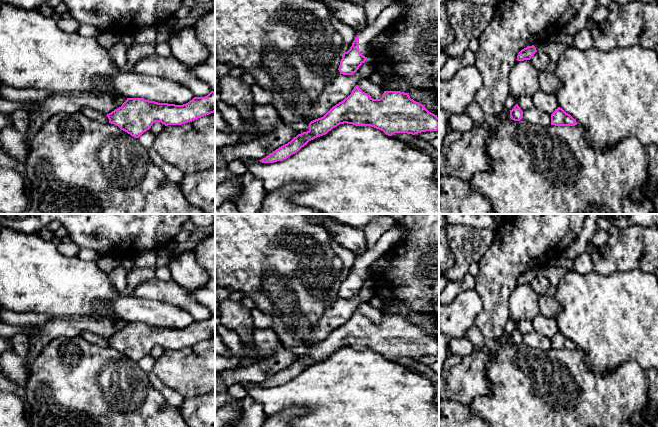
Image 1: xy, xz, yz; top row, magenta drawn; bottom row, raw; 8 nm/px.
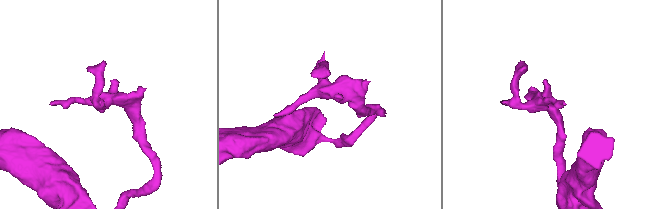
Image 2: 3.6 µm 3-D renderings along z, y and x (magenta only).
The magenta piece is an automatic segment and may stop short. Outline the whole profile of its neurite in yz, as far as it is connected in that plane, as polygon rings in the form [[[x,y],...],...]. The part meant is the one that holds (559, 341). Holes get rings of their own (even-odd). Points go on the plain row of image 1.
[[[558,331],[551,338],[551,349],[555,350],[575,350],[577,349],[576,344],[562,332]]]

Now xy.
[[[211,315],[205,321],[194,321],[188,327],[175,329],[168,327],[158,327],[144,322],[127,322],[121,331],[107,338],[109,347],[118,350],[135,362],[139,362],[144,356],[149,354],[155,346],[161,346],[165,350],[182,349],[192,346],[203,340],[215,336],[215,316]]]

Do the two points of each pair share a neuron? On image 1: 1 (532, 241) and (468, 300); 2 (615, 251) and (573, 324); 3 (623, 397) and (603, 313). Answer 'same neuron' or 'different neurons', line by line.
1: different neurons
2: different neurons
3: different neurons

